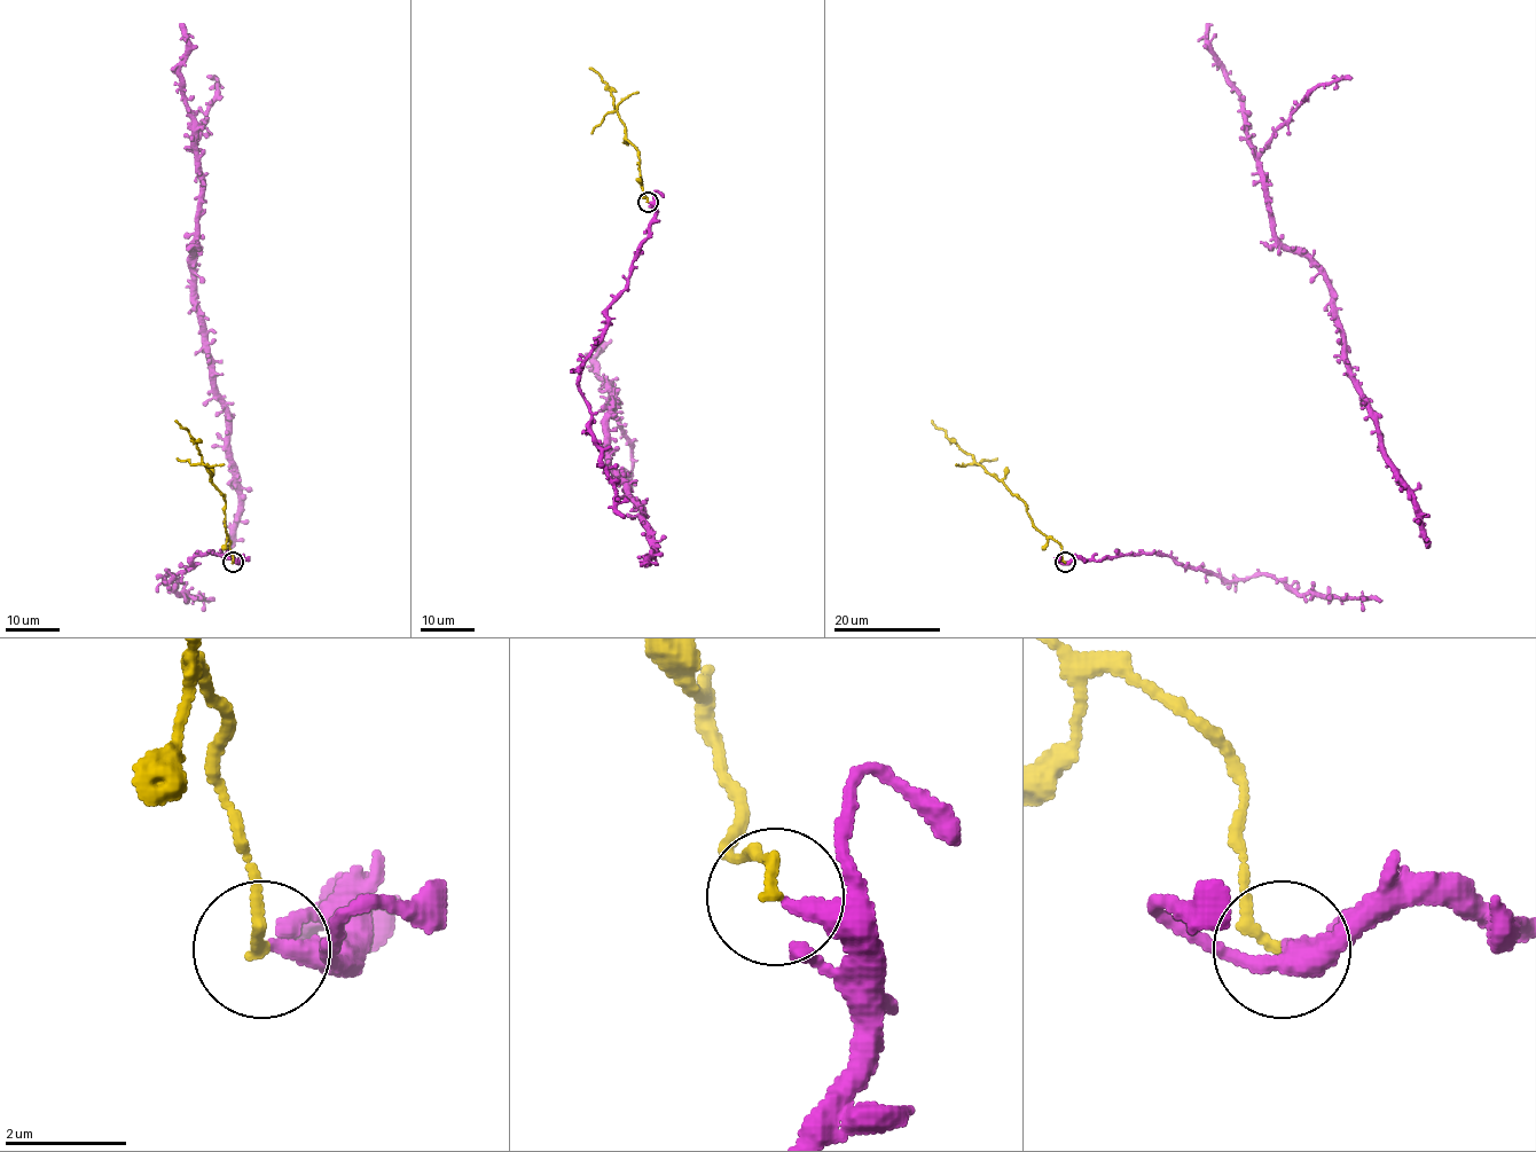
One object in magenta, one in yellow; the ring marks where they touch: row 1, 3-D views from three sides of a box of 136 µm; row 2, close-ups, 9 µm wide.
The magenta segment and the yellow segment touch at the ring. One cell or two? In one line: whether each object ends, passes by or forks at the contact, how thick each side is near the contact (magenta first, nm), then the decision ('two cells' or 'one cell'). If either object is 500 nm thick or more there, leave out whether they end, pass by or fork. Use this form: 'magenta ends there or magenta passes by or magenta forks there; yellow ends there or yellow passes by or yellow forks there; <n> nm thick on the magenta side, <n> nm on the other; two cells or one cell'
magenta ends there; yellow ends there; 320 nm thick on the magenta side, 180 nm on the other; two cells

